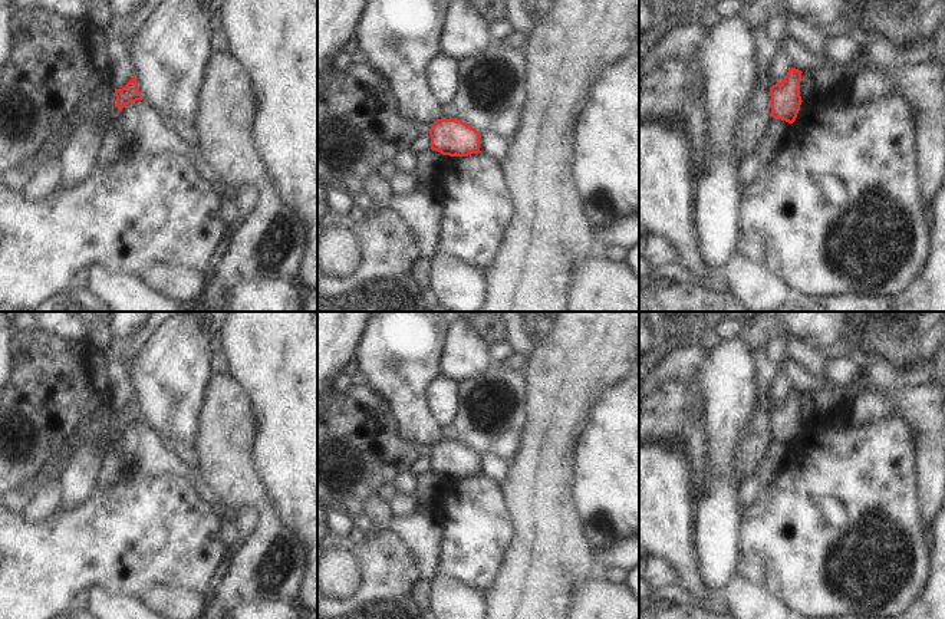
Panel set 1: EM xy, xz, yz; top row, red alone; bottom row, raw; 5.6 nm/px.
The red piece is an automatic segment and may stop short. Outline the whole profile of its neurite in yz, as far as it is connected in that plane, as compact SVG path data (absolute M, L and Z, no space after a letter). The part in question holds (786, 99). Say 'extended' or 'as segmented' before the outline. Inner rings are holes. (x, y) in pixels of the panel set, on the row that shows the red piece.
as segmented; M791 68L786 78L770 88L771 116L793 124L801 105L801 70Z

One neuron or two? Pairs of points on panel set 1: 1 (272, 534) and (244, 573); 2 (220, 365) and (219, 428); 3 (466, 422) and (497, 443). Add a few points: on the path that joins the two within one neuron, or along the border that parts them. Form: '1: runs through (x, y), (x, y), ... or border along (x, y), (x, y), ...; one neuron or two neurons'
1: runs through (269, 545), (254, 563); one neuron
2: border along (216, 371), (223, 375), (229, 374); two neurons
3: runs through (473, 428), (490, 435); one neuron

